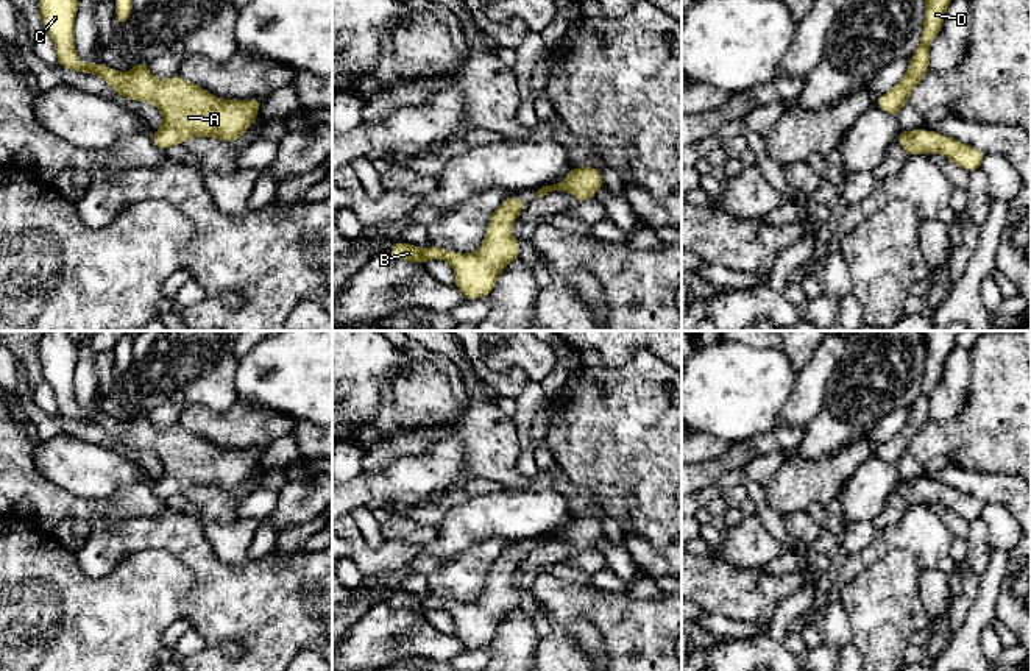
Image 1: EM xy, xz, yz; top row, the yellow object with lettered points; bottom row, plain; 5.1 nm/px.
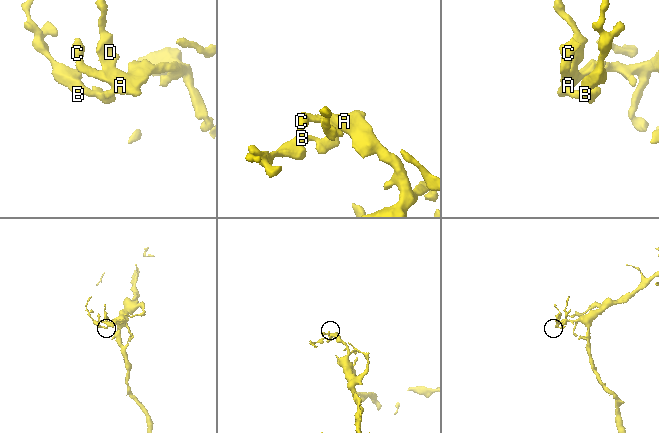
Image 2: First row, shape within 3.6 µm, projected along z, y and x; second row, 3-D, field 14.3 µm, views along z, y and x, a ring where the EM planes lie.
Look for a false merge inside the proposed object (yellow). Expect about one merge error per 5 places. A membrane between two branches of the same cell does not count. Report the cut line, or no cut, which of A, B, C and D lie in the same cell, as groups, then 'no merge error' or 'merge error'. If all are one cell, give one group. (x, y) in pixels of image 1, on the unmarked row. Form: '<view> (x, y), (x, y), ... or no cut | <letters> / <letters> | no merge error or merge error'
no cut | A B C D | no merge error

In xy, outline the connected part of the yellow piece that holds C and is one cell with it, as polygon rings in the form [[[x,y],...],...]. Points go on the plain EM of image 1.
[[[48,331],[37,350],[42,376],[53,389],[58,414],[73,421],[98,424],[129,449],[151,451],[162,462],[162,476],[151,485],[154,496],[162,501],[192,487],[215,487],[232,493],[257,467],[262,449],[221,449],[179,424],[156,429],[148,412],[137,412],[128,423],[119,423],[97,410],[83,414],[73,390],[76,340],[66,331]]]

